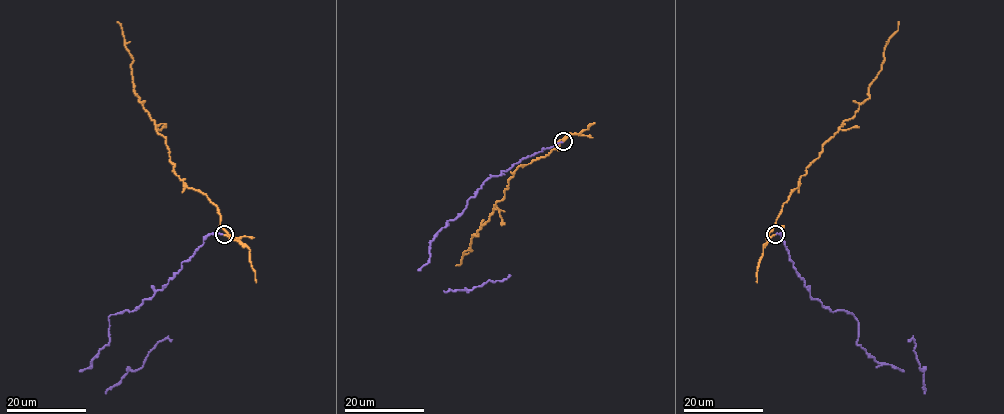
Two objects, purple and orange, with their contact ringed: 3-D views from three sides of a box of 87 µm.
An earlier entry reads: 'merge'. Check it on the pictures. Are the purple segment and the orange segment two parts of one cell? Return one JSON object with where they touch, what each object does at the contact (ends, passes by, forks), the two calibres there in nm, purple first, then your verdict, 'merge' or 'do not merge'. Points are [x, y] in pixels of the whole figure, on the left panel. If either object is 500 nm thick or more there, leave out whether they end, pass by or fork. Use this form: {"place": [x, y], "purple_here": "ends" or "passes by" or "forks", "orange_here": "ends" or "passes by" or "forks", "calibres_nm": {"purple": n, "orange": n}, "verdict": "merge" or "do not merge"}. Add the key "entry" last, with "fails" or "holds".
{"place": [224, 234], "purple_here": "ends", "orange_here": "ends", "calibres_nm": {"purple": 220, "orange": 200}, "verdict": "do not merge", "entry": "fails"}

